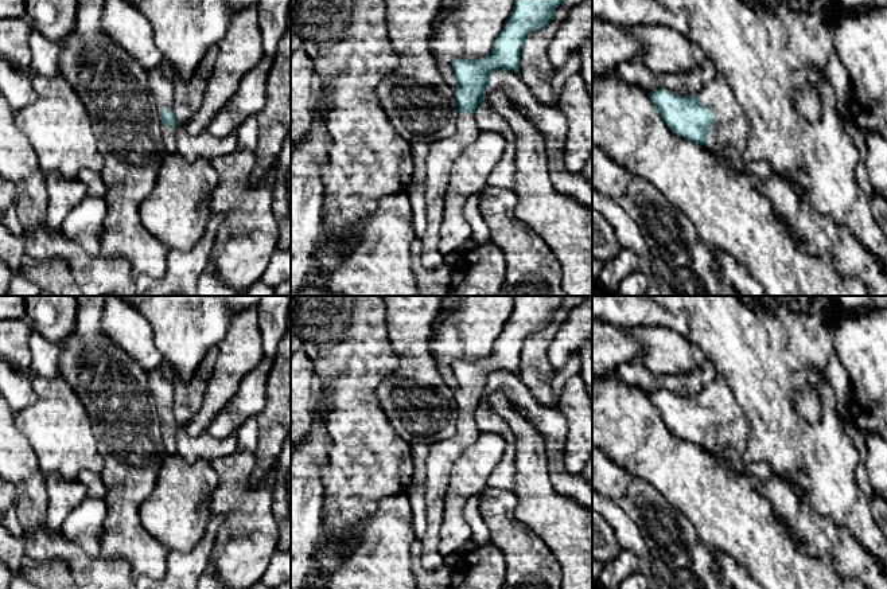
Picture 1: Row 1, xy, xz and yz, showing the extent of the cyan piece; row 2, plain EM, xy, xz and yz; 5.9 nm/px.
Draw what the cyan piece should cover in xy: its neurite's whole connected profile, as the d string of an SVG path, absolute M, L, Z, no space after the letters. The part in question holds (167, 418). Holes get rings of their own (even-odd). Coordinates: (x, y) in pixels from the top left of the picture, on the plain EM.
M159 367L148 371L148 385L149 394L155 401L157 410L160 411L160 421L163 425L164 446L167 455L178 453L175 444L178 425L172 410L174 399L174 387L162 372Z

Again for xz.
M514 296L513 311L502 332L494 340L491 354L483 359L456 359L450 363L458 382L455 402L460 416L455 433L447 440L429 445L425 459L427 533L421 539L424 569L435 572L443 566L444 555L439 550L439 542L450 475L463 450L481 434L472 414L485 401L485 389L490 385L491 375L498 370L520 375L524 342L530 333L551 323L564 297Z

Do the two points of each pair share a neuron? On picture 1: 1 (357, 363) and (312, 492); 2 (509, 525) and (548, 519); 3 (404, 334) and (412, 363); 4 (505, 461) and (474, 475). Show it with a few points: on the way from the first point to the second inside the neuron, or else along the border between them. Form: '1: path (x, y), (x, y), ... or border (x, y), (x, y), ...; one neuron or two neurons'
1: border (325, 413), (329, 463), (321, 475); two neurons
2: border (513, 492), (516, 496), (514, 515), (545, 543); two neurons
3: path (409, 340), (412, 357); one neuron
4: border (497, 433), (504, 440), (504, 453), (486, 486); two neurons

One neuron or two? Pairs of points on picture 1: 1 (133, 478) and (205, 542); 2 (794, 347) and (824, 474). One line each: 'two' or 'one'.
1: two
2: one

